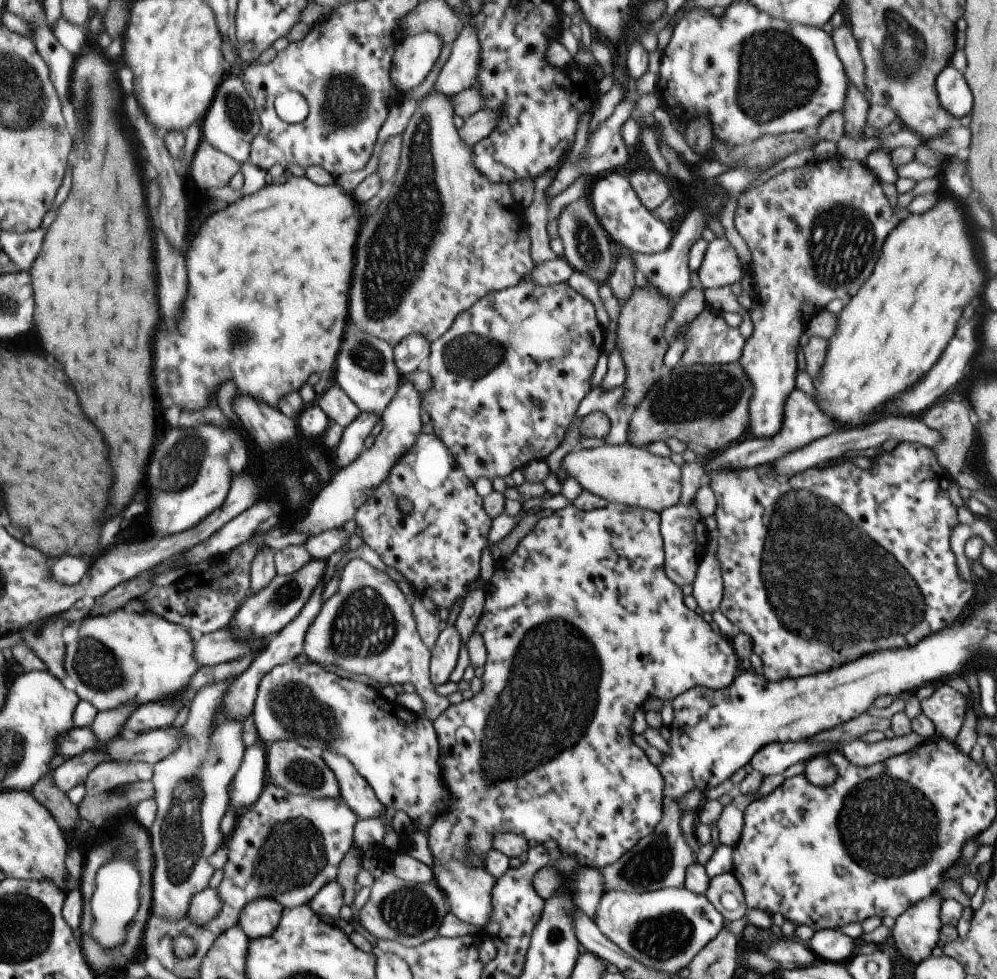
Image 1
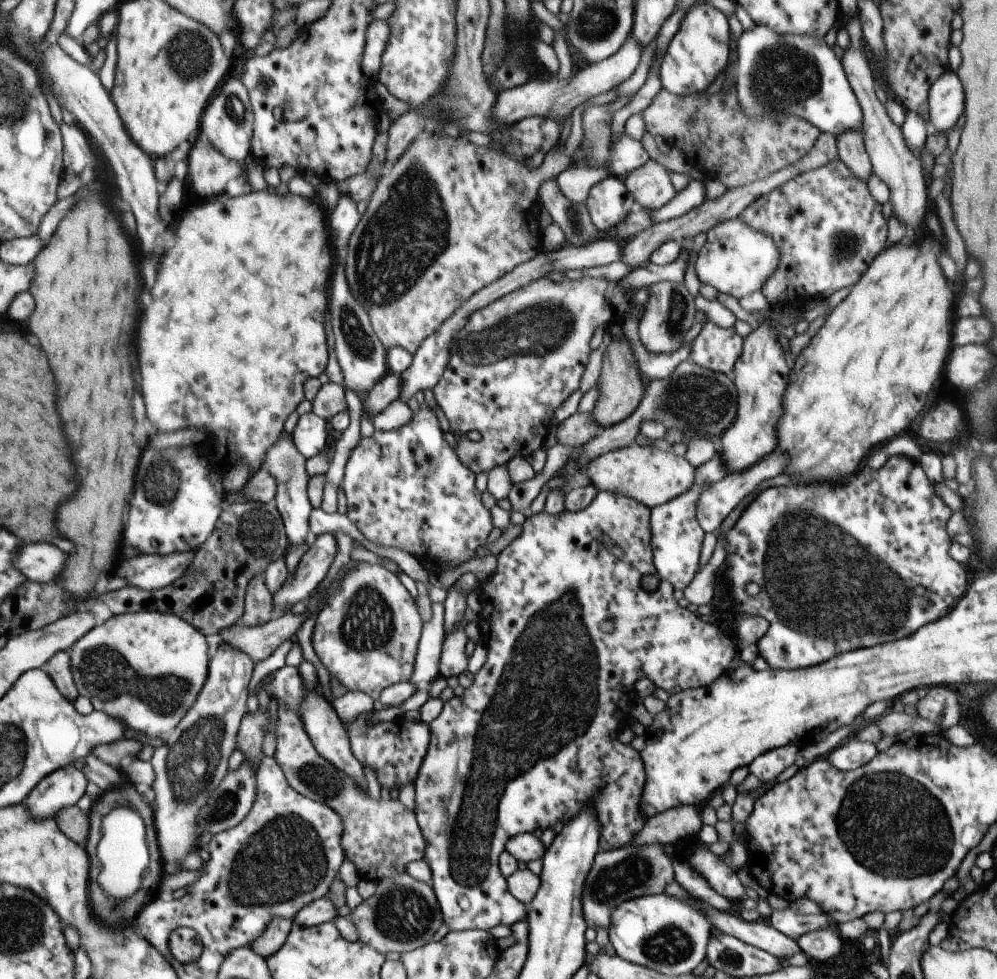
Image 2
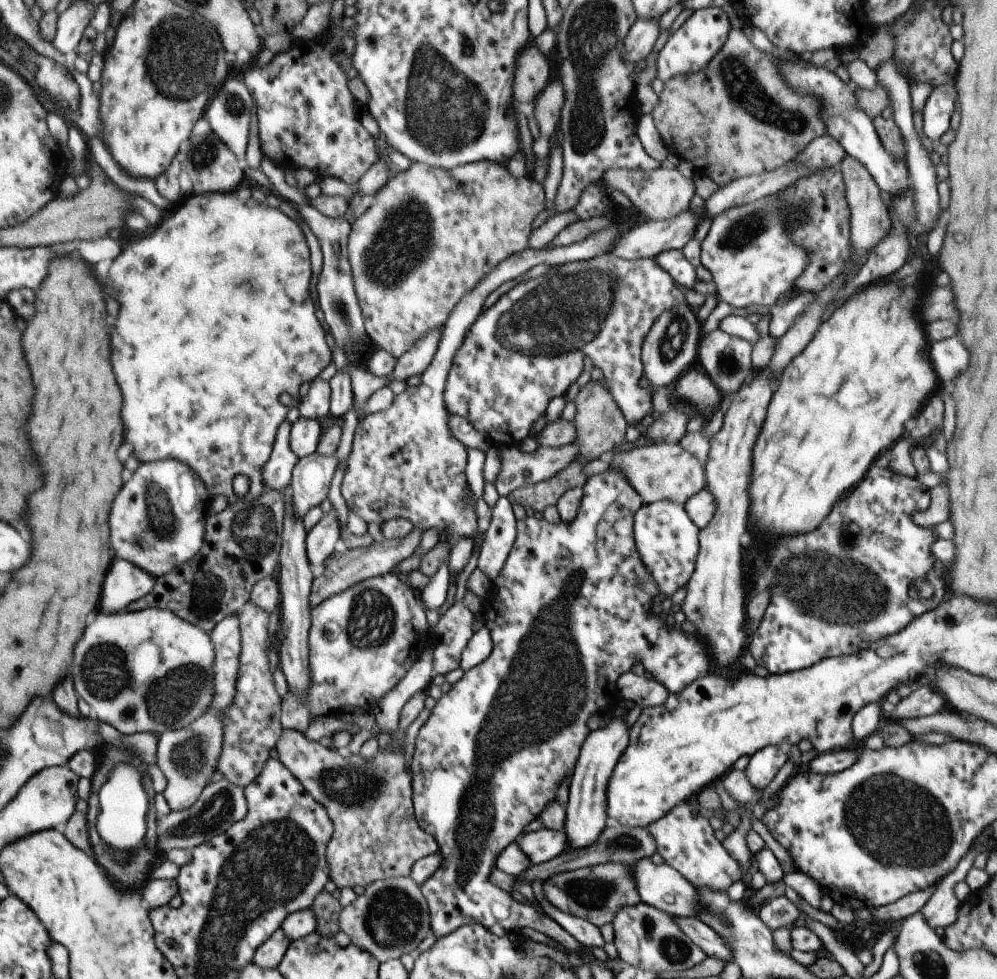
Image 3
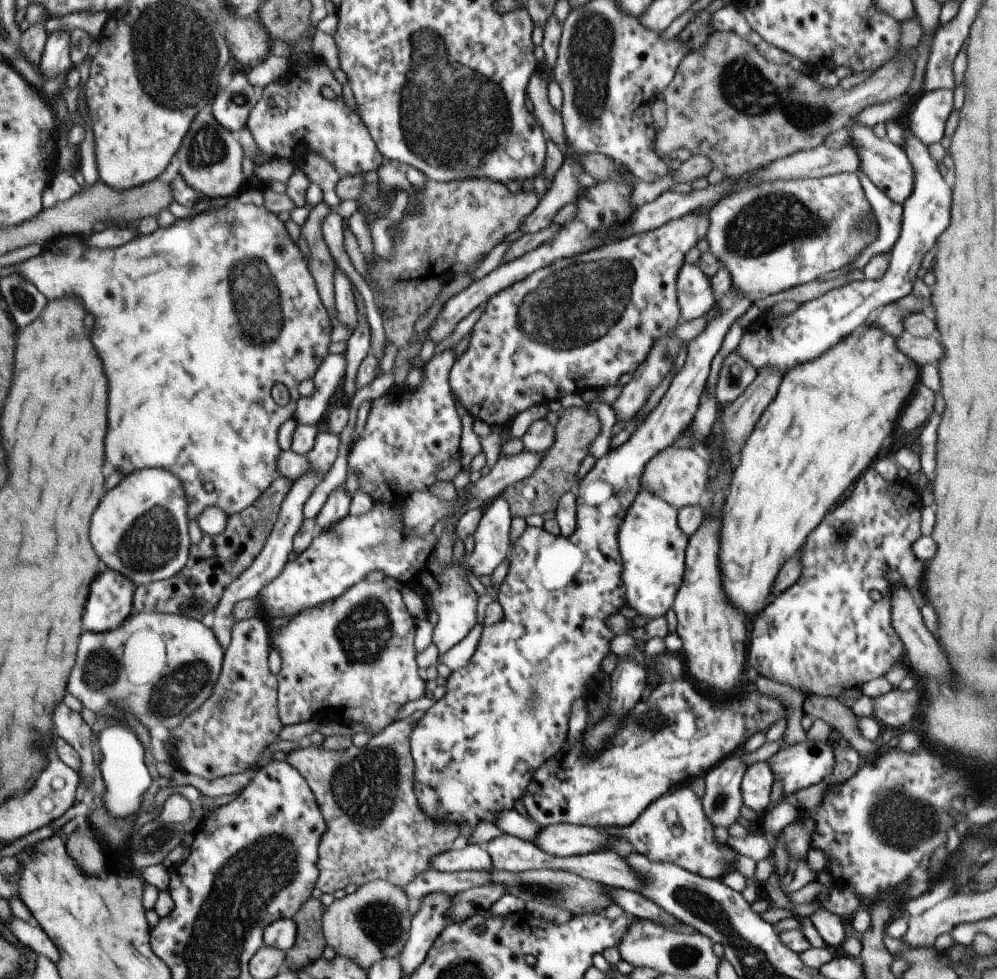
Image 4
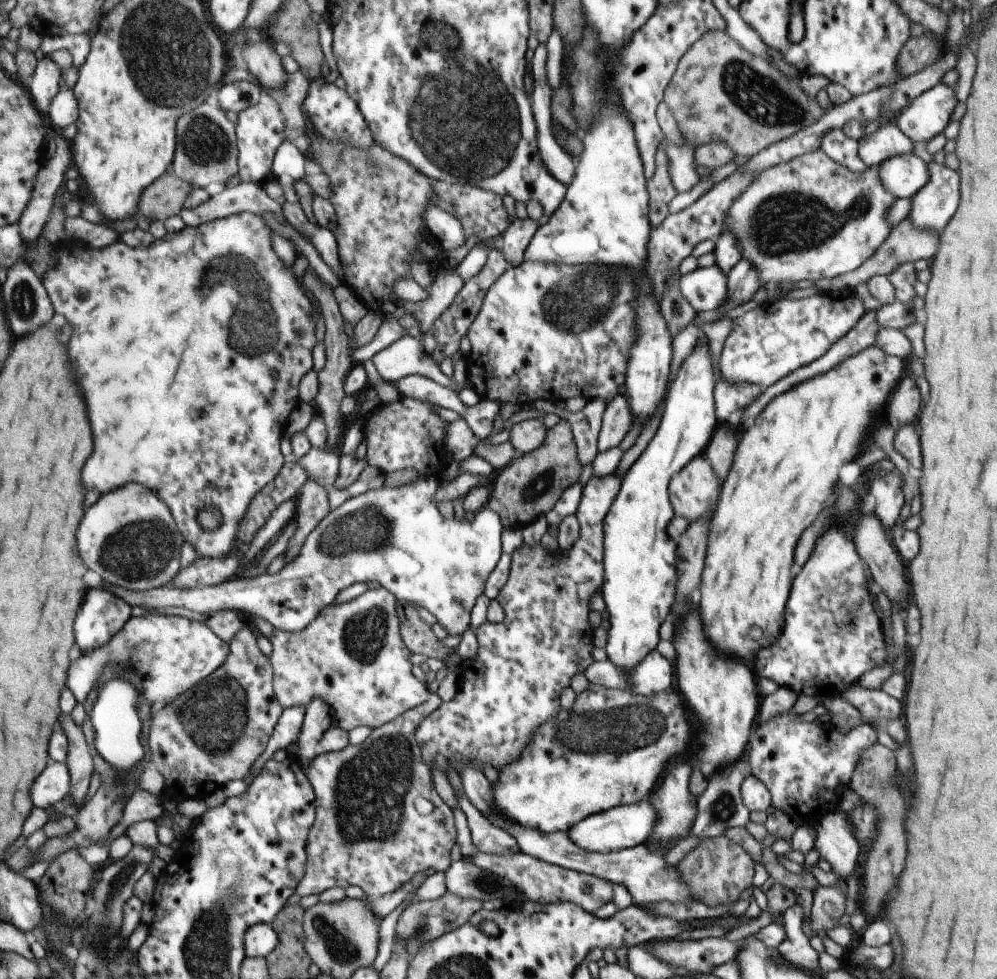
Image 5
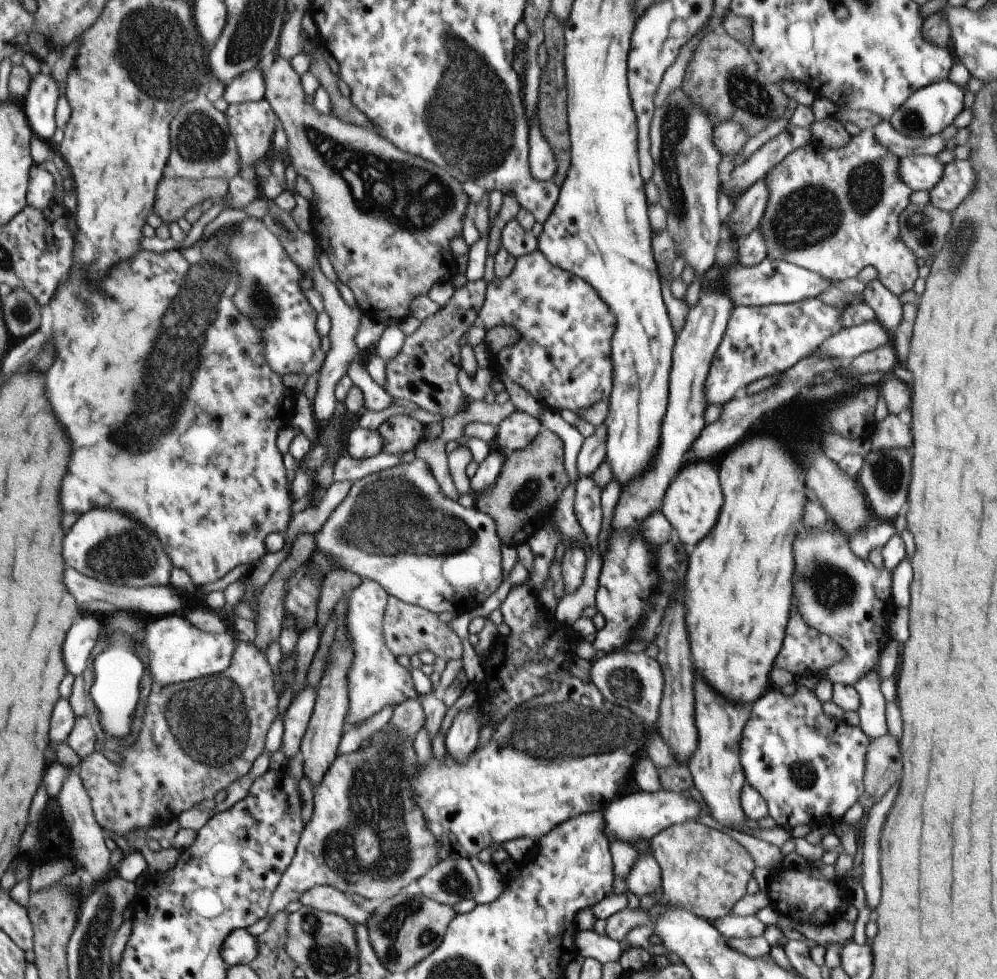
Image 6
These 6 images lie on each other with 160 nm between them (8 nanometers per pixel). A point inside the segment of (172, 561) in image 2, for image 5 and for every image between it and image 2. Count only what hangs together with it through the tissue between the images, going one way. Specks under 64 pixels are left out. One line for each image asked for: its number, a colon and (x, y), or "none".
3: (124, 583)
4: (109, 603)
5: (102, 614)

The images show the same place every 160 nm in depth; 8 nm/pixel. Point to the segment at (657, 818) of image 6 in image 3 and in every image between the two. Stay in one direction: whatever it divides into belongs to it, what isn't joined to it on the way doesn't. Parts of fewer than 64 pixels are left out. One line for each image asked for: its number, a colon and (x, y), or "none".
3: (542, 845)
4: (561, 840)
5: (626, 826)

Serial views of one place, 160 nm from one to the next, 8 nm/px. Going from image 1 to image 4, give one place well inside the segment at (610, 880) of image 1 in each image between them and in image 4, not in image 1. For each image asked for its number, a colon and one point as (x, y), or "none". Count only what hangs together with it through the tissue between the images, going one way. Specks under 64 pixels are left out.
2: (631, 871)
3: (594, 893)
4: (563, 890)

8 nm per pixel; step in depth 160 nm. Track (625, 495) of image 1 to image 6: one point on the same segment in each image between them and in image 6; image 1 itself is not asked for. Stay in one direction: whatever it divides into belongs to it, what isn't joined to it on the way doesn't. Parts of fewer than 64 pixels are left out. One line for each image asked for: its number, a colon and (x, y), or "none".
2: (650, 476)
3: (660, 471)
4: (678, 476)
5: (692, 492)
6: (691, 502)

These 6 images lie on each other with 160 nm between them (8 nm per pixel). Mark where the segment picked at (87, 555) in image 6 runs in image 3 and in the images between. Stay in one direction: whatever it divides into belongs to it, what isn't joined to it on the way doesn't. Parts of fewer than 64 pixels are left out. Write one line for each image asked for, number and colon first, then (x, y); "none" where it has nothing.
3: (156, 521)
4: (140, 528)
5: (129, 537)

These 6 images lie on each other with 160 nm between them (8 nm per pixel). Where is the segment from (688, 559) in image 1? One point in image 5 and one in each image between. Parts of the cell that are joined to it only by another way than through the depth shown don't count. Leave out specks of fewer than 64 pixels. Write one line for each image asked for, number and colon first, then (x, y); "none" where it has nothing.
2: (676, 537)
3: (666, 540)
4: (652, 548)
5: (639, 577)

